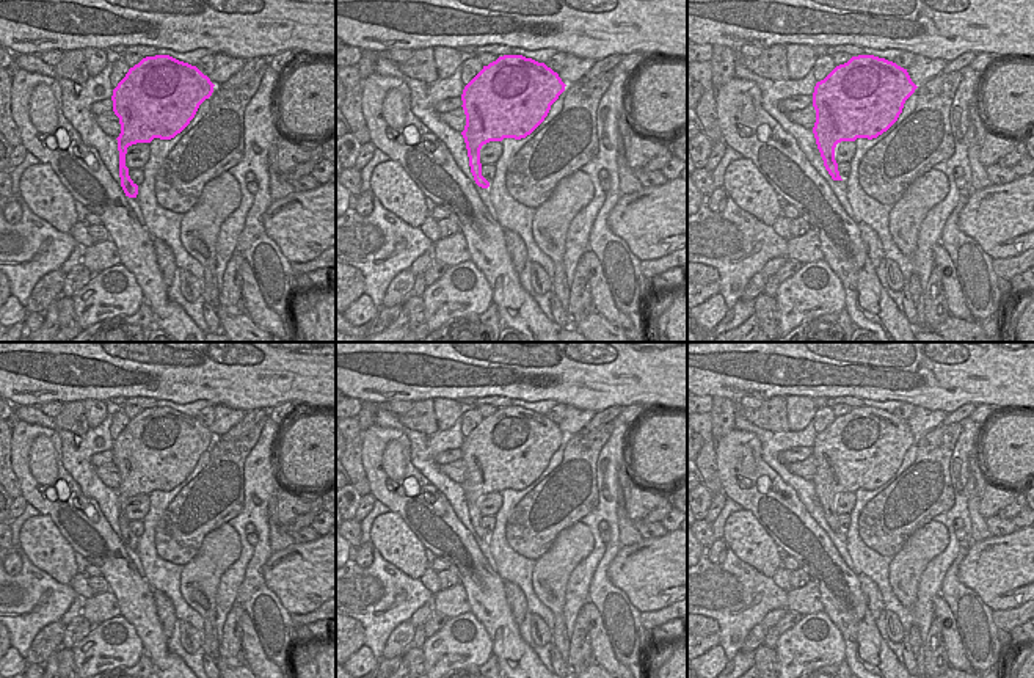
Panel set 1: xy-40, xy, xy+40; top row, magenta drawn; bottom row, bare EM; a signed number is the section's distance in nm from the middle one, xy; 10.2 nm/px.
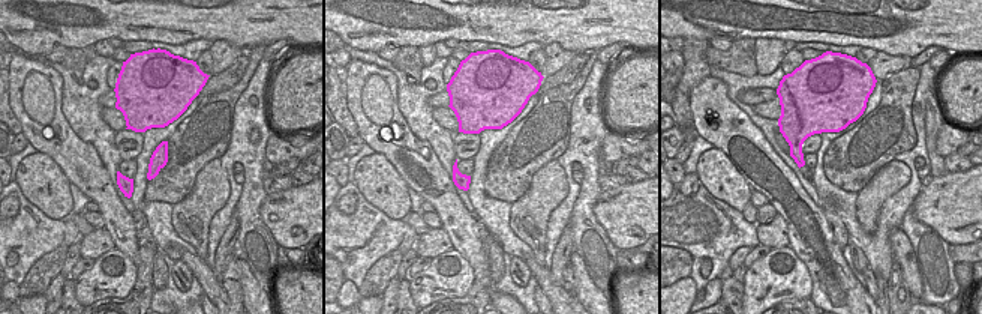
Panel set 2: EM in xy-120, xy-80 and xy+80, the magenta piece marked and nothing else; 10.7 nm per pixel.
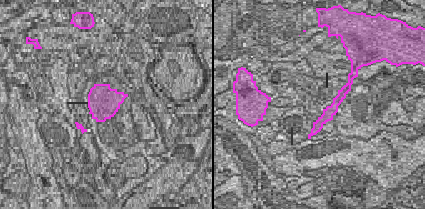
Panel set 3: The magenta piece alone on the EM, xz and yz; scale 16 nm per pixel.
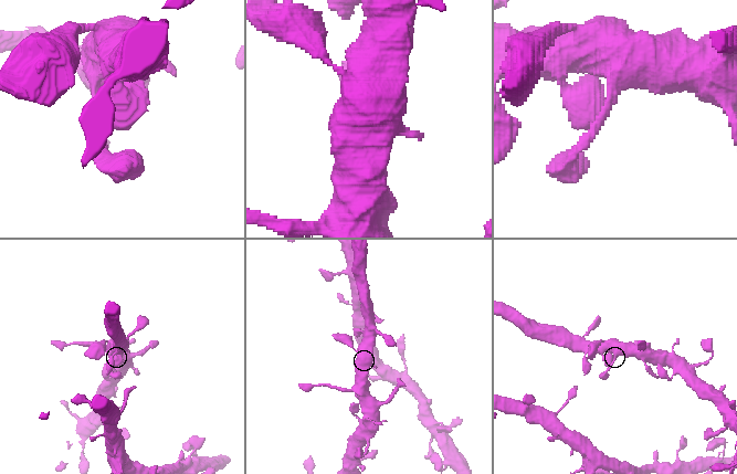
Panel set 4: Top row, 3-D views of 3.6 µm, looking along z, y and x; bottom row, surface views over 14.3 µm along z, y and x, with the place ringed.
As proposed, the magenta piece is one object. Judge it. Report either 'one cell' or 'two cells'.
one cell

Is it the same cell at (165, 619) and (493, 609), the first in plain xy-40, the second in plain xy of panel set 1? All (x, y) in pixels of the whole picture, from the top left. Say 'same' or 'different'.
different

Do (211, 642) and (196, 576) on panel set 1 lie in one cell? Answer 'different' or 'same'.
same

